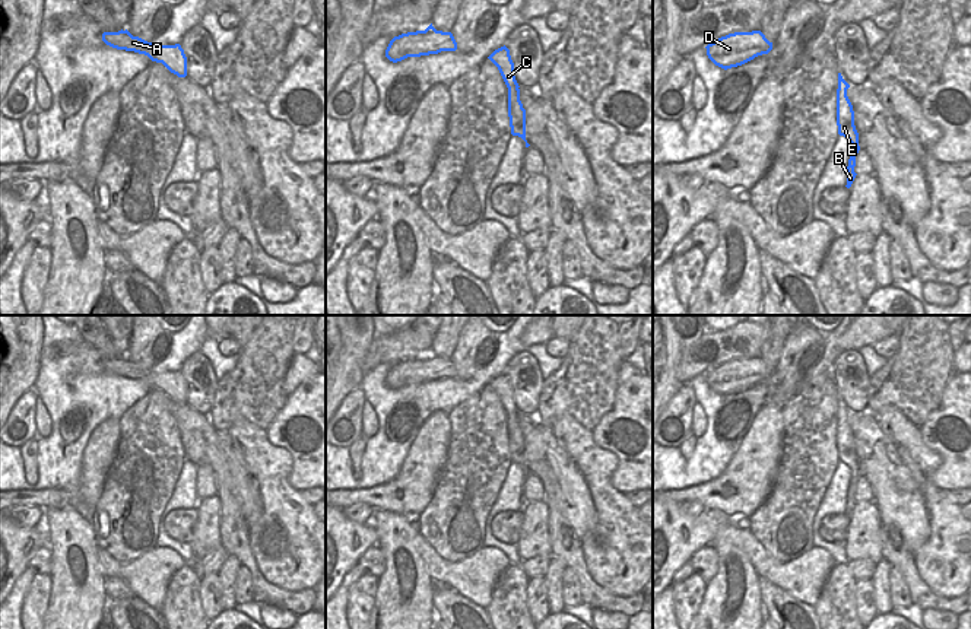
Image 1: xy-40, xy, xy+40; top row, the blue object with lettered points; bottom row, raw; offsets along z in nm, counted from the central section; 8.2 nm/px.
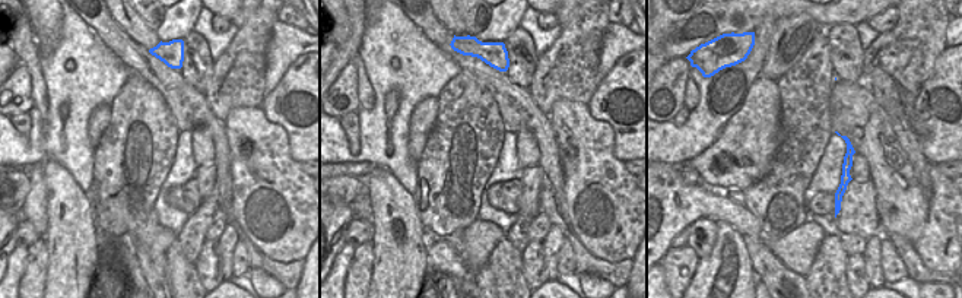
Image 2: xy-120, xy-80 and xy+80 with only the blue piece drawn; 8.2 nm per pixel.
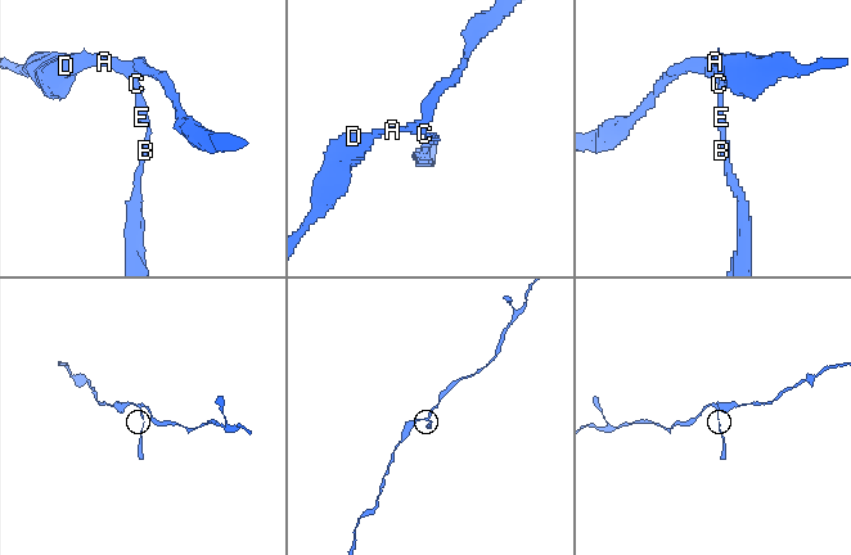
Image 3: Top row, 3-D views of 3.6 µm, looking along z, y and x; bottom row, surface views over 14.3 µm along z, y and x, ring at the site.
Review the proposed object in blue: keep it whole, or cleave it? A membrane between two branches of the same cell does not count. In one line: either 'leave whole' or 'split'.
split

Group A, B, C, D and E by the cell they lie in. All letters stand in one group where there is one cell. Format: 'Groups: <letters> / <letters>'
Groups: A C D / B E

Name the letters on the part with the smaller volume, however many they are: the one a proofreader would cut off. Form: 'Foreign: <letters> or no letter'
Foreign: B, E

